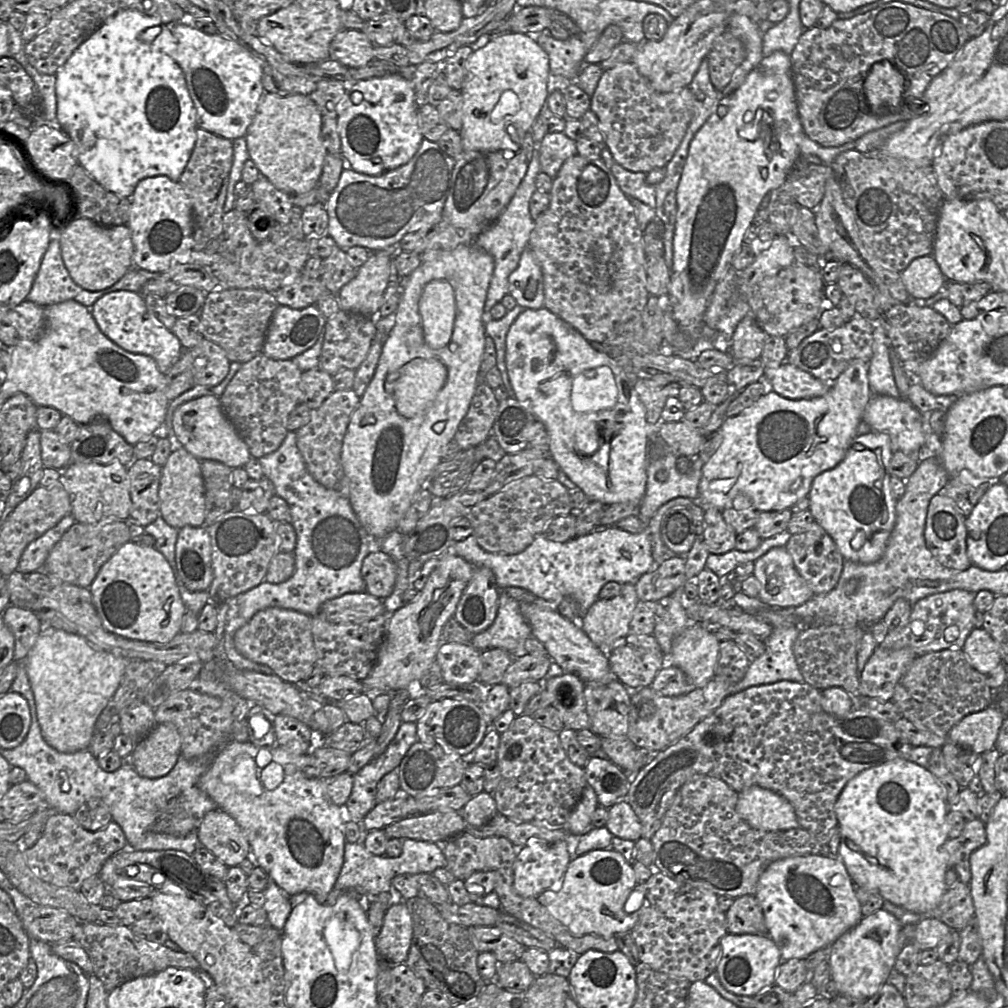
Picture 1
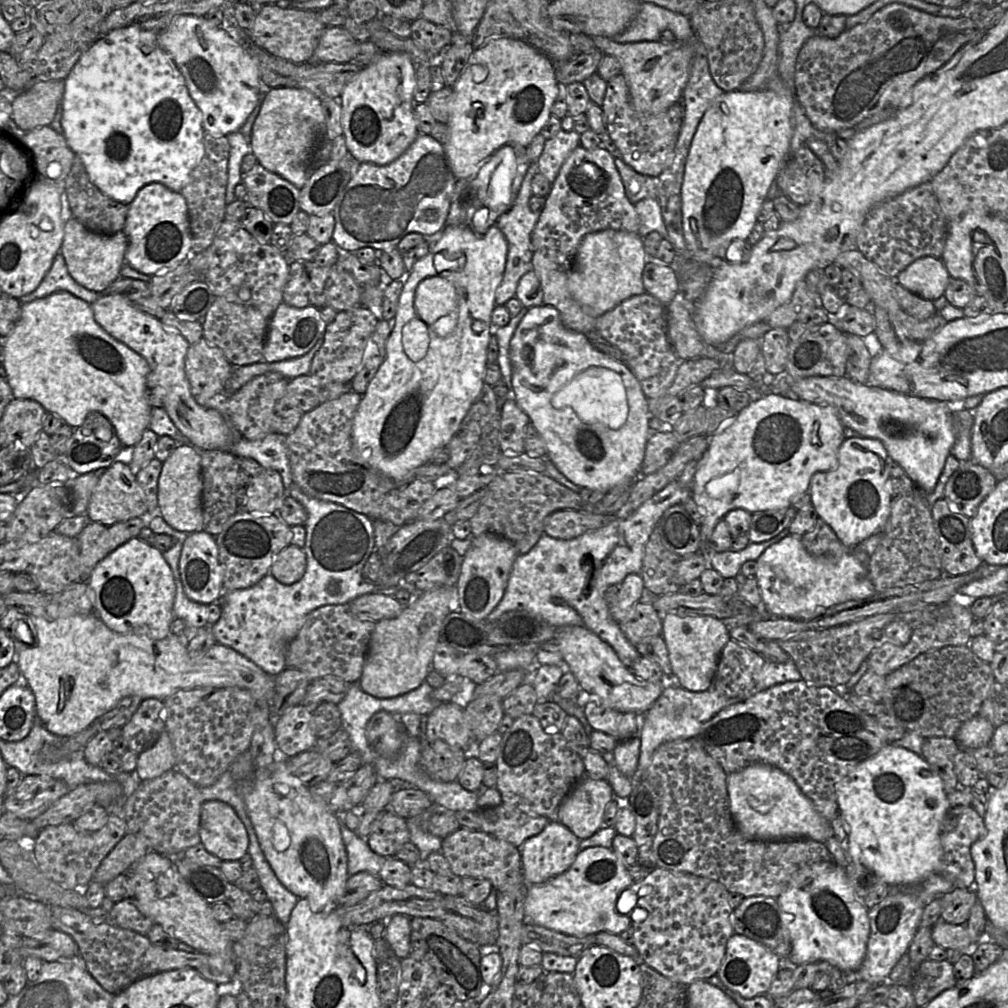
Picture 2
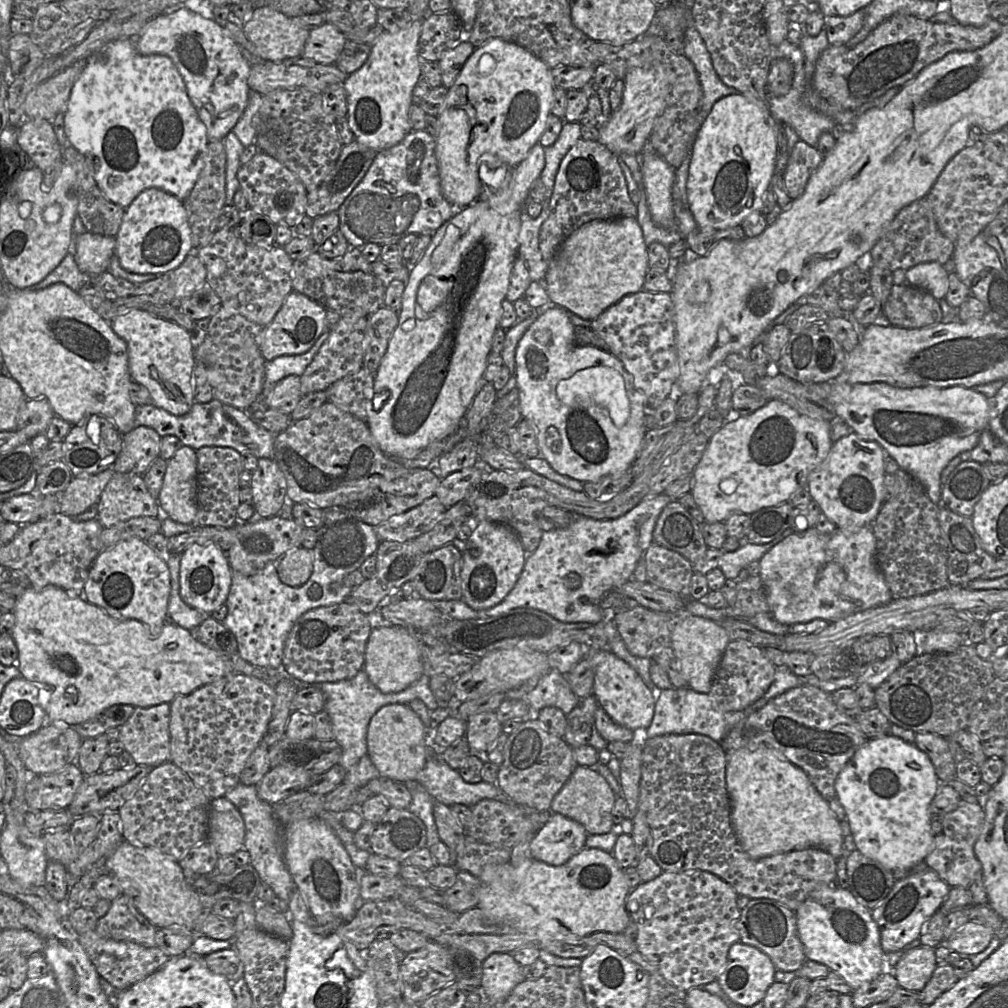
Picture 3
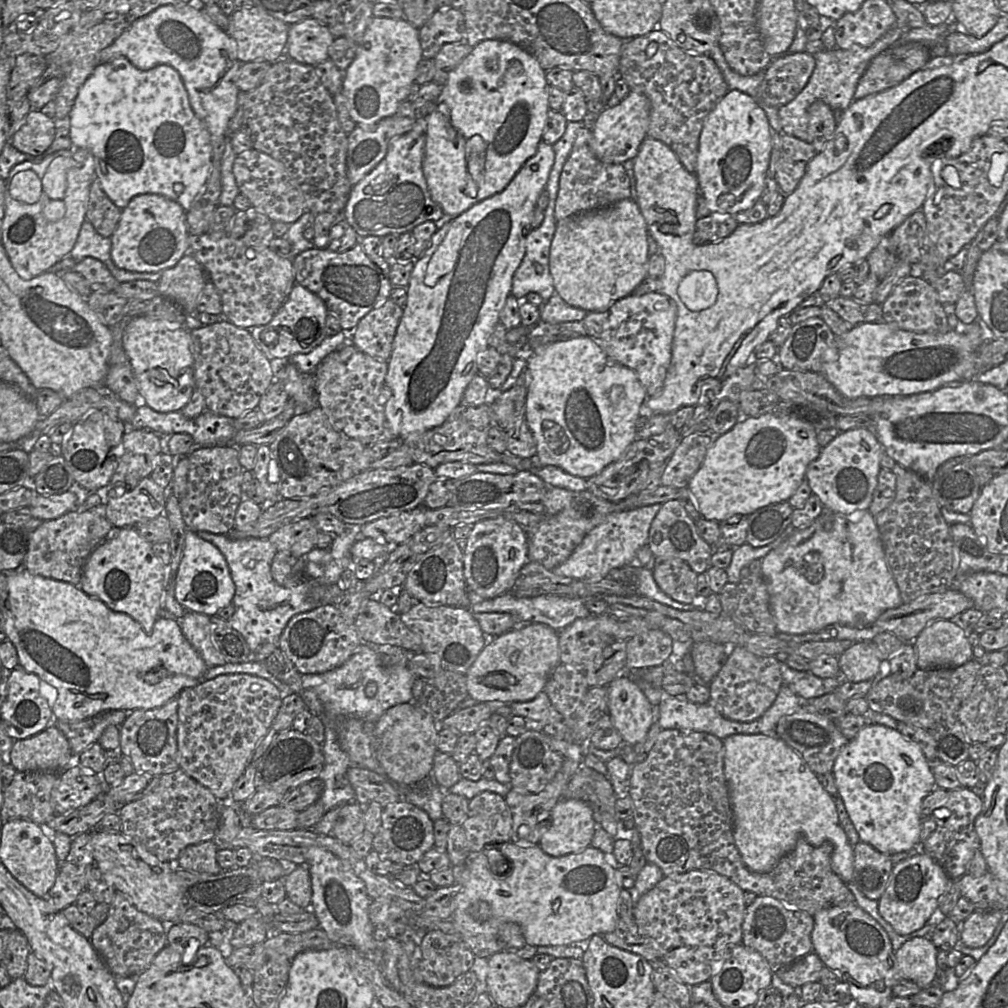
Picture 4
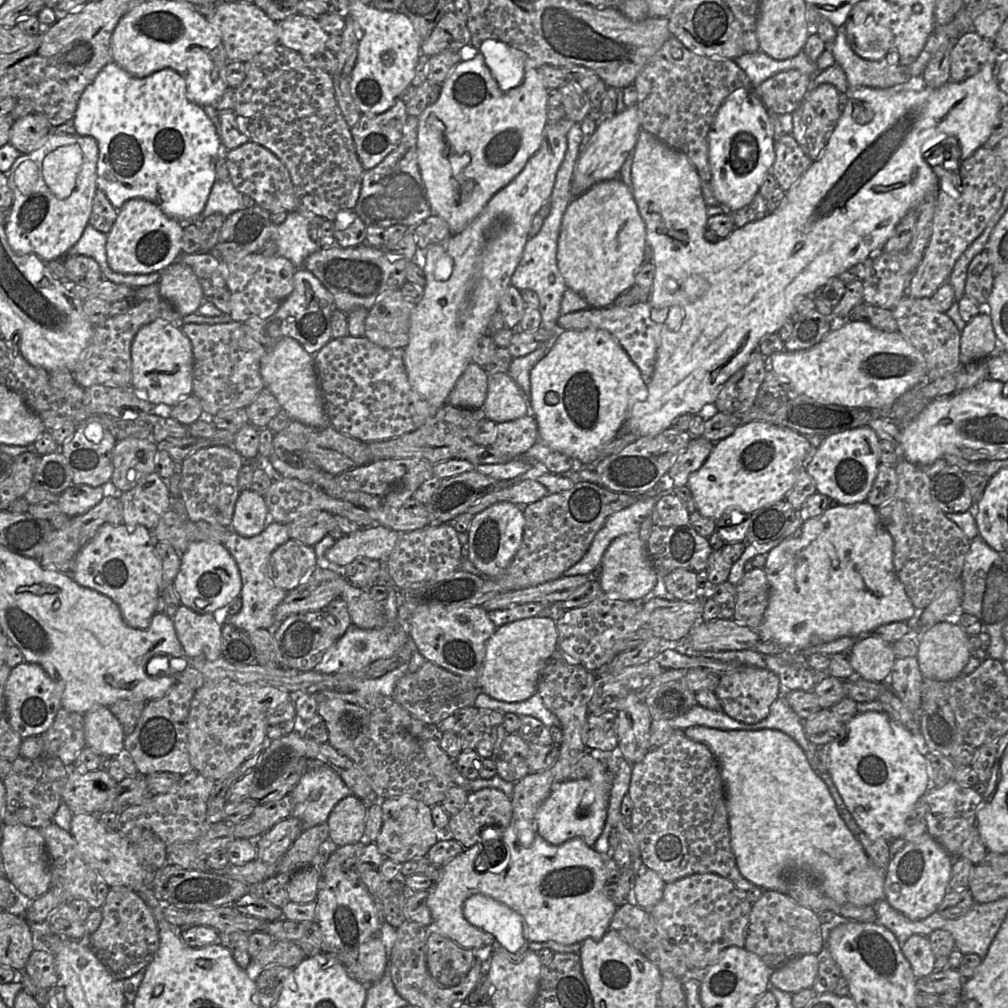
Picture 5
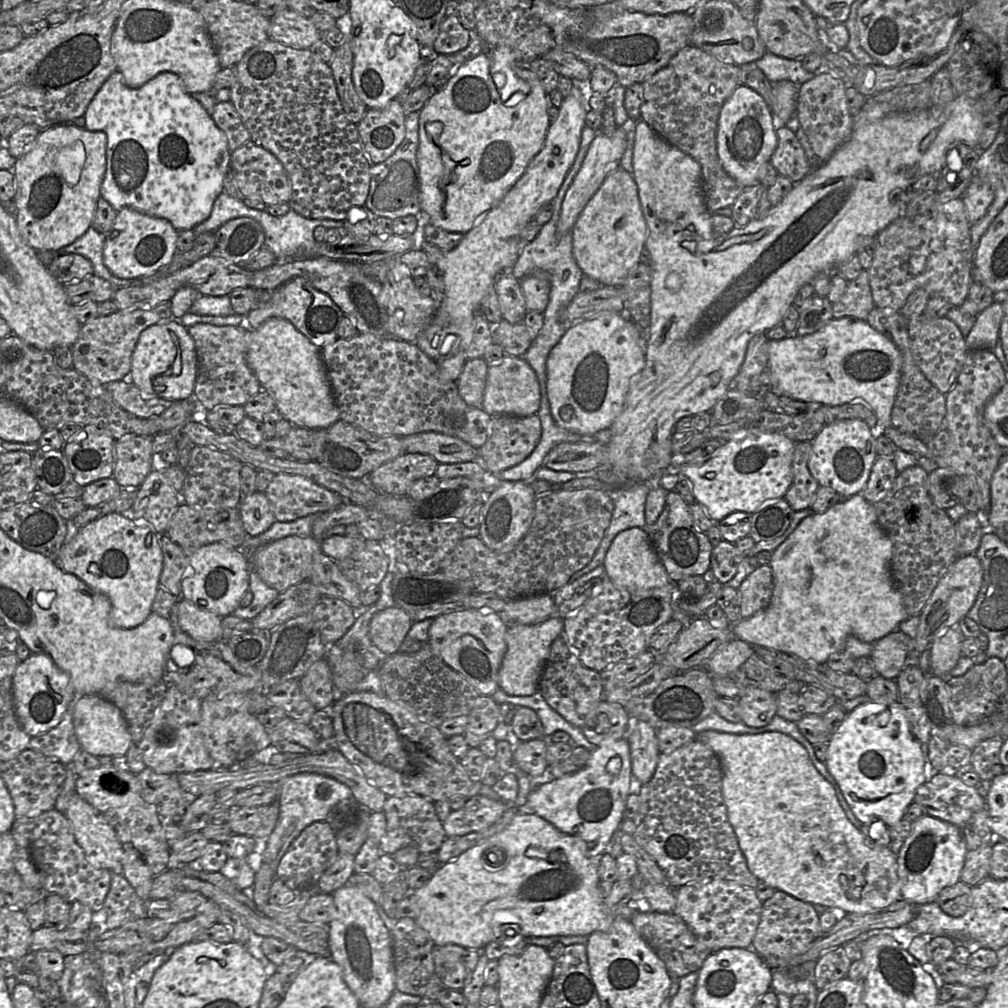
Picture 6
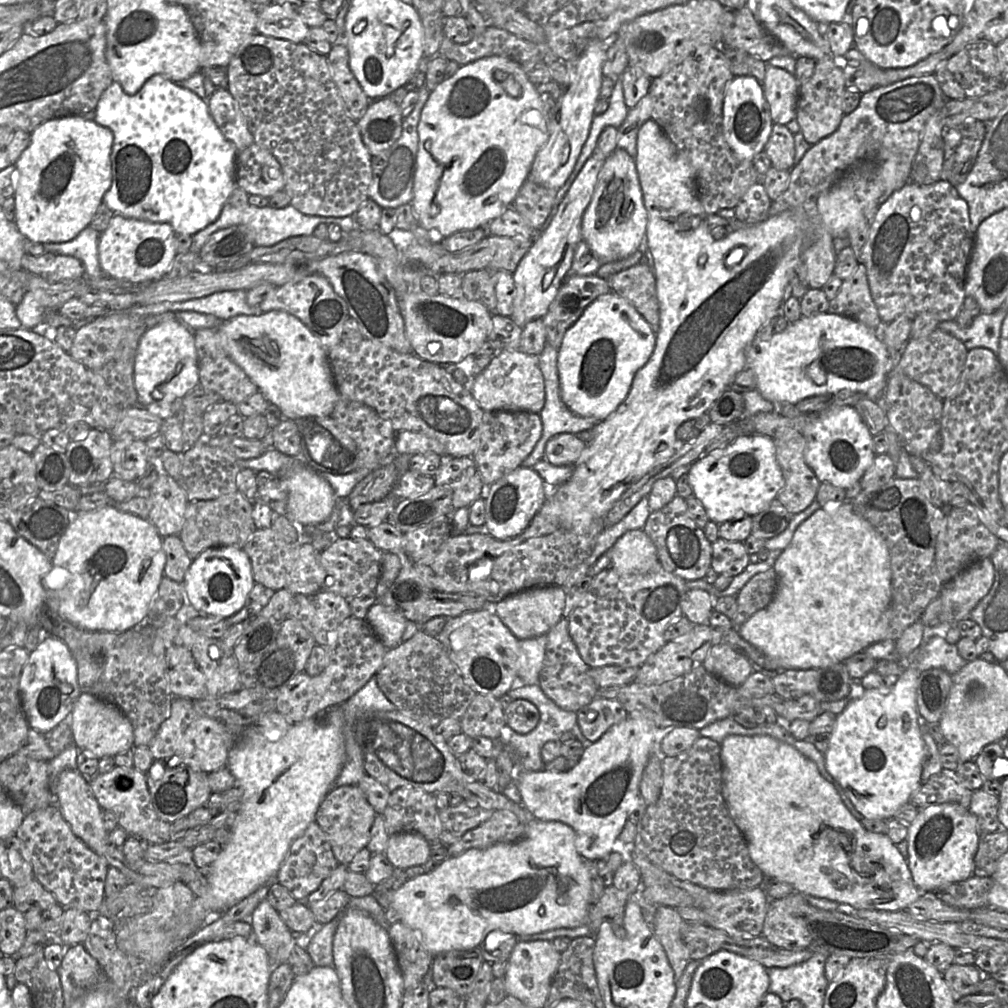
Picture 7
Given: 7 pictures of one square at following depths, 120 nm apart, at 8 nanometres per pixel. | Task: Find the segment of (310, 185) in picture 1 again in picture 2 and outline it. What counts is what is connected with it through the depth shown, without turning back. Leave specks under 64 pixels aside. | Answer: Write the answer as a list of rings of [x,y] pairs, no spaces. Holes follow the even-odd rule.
[[[262,83],[261,95],[264,98],[252,127],[251,152],[265,169],[302,189],[315,168],[313,152],[325,135],[325,115],[321,100],[303,88],[270,89]]]

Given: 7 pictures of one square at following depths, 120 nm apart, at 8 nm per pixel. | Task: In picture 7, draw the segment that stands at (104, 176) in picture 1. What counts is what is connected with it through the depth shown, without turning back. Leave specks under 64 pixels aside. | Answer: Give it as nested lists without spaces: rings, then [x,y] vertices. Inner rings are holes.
[[[155,75],[135,95],[125,93],[121,84],[113,81],[94,111],[94,121],[113,133],[112,183],[103,202],[114,214],[168,223],[175,234],[191,236],[216,221],[236,185],[236,157],[240,151],[224,137],[210,115],[206,100],[164,76]]]

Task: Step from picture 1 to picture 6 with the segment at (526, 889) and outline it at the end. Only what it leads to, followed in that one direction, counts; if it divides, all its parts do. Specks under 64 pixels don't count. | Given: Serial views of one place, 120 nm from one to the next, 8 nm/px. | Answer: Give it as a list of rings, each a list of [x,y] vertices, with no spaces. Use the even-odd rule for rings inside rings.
[[[626,738],[603,741],[590,753],[586,766],[581,770],[536,786],[530,792],[526,806],[561,832],[580,837],[584,841],[585,856],[600,858],[624,818],[632,779],[631,755]],[[613,757],[621,759],[621,769],[616,775],[606,770]]]

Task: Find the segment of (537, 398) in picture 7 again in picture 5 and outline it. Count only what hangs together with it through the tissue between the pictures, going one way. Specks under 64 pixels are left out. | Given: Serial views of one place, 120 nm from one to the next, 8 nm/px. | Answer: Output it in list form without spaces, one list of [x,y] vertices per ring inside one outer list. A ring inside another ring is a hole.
[[[507,372],[489,375],[485,416],[495,423],[512,421],[530,413],[526,394]]]

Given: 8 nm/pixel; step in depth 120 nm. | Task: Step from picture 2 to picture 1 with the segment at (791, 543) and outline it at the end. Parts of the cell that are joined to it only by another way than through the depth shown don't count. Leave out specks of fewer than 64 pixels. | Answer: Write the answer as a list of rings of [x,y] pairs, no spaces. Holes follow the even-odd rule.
[[[785,547],[770,549],[754,562],[759,598],[770,606],[800,606],[815,594],[795,568]]]

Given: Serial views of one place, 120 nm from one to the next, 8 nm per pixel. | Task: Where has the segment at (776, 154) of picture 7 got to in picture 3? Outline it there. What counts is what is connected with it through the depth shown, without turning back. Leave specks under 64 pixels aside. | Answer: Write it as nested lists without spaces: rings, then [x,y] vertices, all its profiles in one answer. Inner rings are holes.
[[[801,139],[794,145],[783,174],[787,194],[792,200],[804,193],[809,178],[822,161],[823,156],[816,147]]]

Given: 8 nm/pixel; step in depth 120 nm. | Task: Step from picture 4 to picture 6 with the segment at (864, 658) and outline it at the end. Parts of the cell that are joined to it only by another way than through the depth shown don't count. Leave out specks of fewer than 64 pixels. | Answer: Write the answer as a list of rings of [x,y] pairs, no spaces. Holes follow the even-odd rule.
[[[896,629],[873,643],[869,655],[879,675],[894,679],[905,666],[913,639]]]

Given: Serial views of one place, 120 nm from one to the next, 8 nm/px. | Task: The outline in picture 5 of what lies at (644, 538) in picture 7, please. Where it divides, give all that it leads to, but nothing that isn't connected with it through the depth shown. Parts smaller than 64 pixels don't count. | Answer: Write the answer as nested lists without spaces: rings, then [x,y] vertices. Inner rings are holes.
[[[639,532],[615,538],[606,549],[596,575],[602,592],[624,601],[649,598],[657,582],[657,572],[648,555],[647,544],[641,540]]]

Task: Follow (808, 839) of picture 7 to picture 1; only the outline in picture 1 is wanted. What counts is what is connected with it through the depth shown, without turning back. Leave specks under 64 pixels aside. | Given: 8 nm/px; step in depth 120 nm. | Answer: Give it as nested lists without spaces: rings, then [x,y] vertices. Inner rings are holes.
[[[752,786],[738,794],[737,812],[753,828],[785,831],[800,827],[792,804],[779,793]]]

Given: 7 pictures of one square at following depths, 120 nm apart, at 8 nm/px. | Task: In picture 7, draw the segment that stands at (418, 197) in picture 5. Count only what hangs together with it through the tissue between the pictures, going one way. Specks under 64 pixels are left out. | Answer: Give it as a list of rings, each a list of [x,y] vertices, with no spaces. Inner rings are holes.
[[[423,85],[418,92],[419,98],[413,111],[402,122],[402,133],[400,137],[388,149],[371,158],[372,182],[368,196],[382,209],[396,209],[403,204],[412,202],[413,199],[416,157],[419,143],[418,124],[431,91],[426,85]]]

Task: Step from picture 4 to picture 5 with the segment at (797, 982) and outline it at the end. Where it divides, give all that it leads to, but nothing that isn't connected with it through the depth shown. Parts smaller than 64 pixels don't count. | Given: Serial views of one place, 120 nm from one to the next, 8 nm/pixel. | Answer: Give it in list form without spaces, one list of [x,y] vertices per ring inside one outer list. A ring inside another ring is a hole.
[[[805,954],[791,959],[781,967],[773,969],[770,986],[773,985],[790,994],[812,988],[818,974],[818,958]]]

